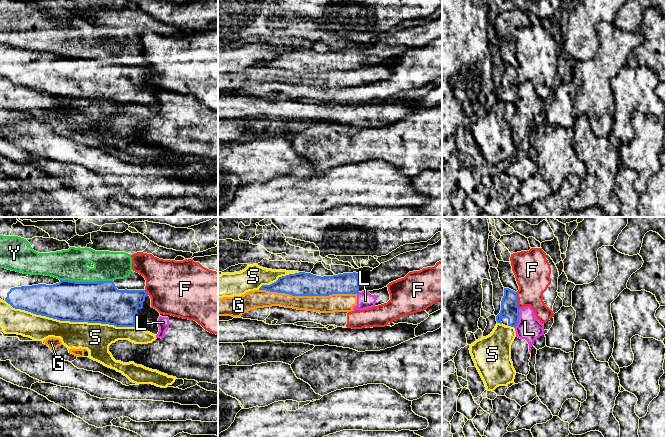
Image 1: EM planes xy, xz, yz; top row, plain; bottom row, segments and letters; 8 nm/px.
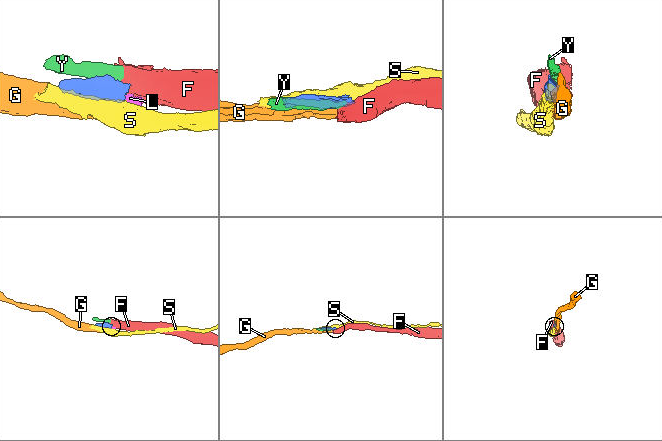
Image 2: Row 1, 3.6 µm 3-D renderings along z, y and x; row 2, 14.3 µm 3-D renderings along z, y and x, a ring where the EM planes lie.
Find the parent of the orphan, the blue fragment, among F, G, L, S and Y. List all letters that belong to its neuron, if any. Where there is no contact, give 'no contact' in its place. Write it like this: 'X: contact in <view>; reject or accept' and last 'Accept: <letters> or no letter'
F: contact in yz; reject
G: contact in xz; reject
L: contact in yz; reject
S: contact in xy; reject
Y: contact in xy; reject
Accept: no letter

